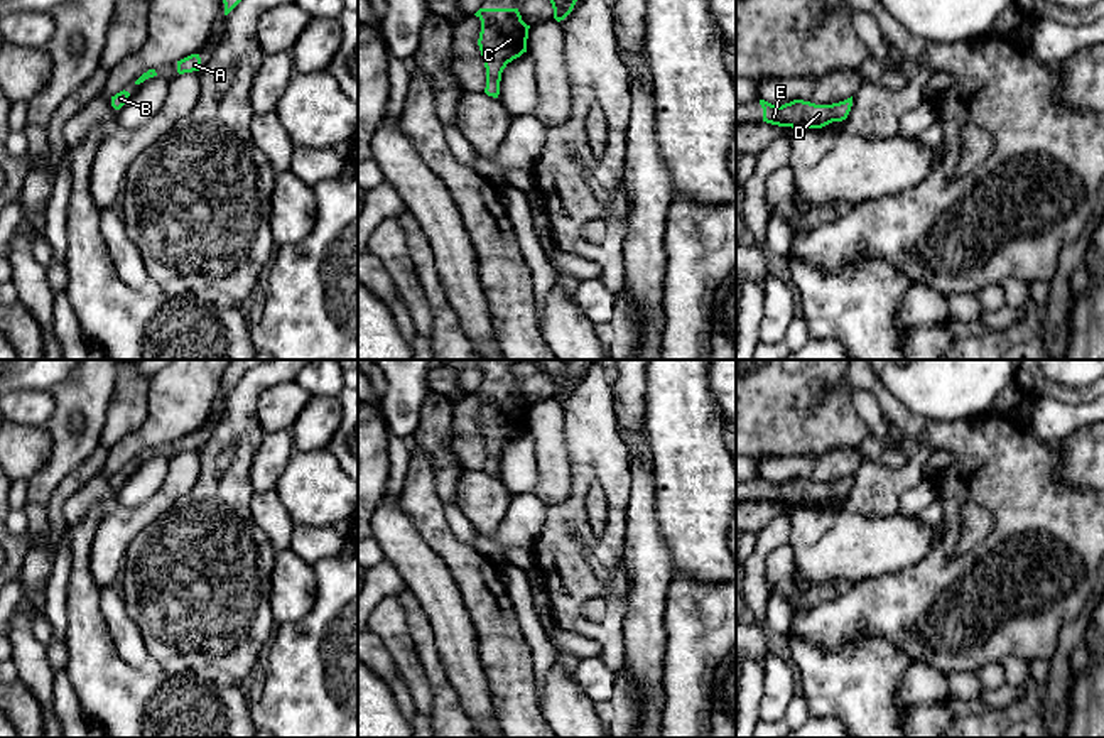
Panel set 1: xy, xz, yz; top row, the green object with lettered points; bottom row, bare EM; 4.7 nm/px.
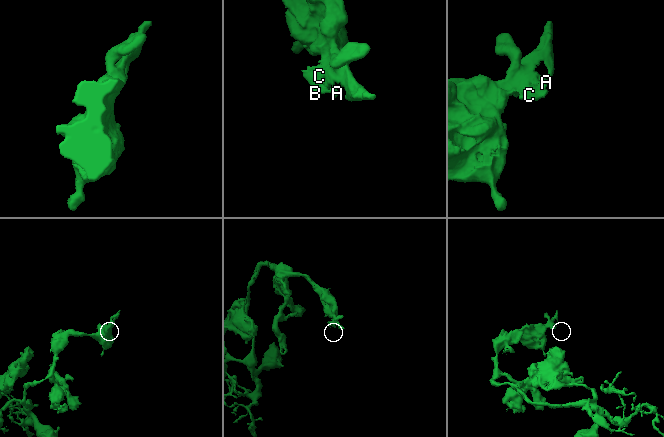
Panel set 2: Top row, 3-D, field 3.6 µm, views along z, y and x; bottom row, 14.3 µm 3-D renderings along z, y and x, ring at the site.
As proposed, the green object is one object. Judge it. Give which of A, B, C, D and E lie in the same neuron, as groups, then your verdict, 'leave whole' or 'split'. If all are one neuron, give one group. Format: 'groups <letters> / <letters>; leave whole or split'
groups A B C D E; leave whole

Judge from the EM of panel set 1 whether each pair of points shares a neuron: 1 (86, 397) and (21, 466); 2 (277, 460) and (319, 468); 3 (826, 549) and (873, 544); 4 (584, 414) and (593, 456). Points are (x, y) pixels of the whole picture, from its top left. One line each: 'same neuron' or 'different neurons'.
1: different neurons
2: different neurons
3: same neuron
4: same neuron

